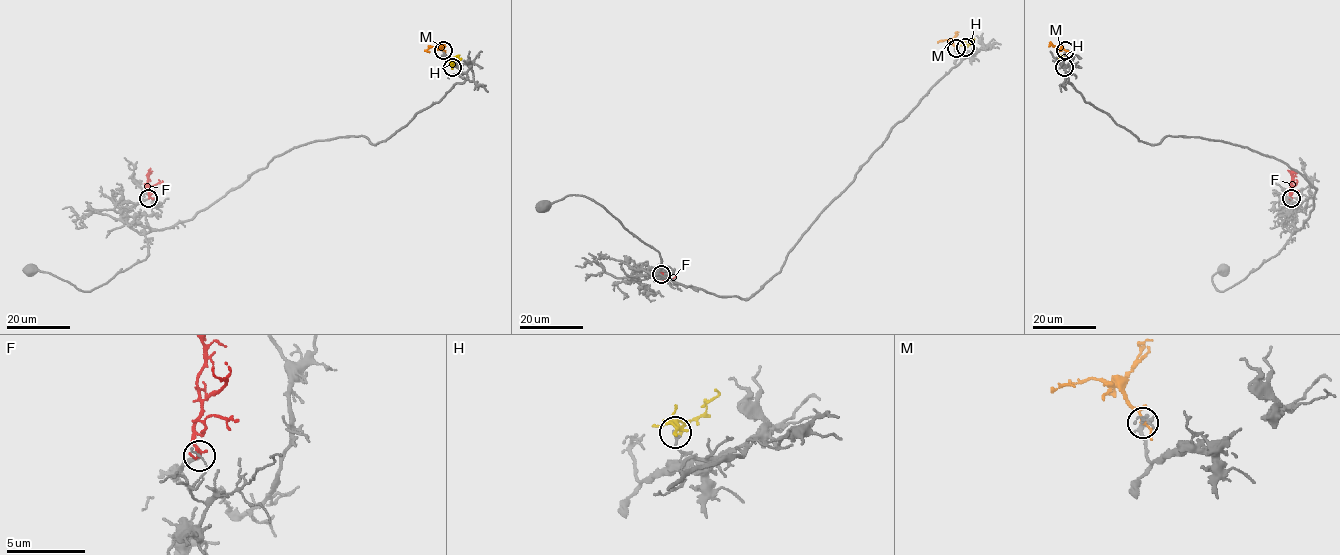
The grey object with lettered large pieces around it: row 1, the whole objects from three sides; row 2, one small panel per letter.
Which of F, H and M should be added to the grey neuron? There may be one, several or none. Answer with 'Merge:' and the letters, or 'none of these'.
Merge: F

